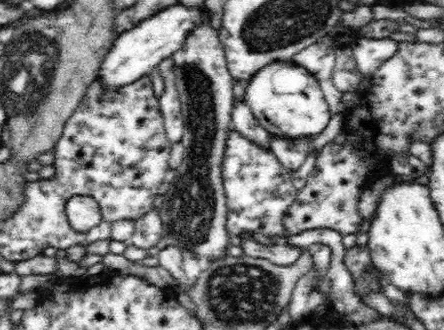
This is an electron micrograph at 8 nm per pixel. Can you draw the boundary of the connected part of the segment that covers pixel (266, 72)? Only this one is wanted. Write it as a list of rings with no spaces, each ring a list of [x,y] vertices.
[[[294,59],[273,60],[250,75],[246,86],[246,103],[262,128],[281,138],[317,137],[330,120],[330,109],[315,75]]]

